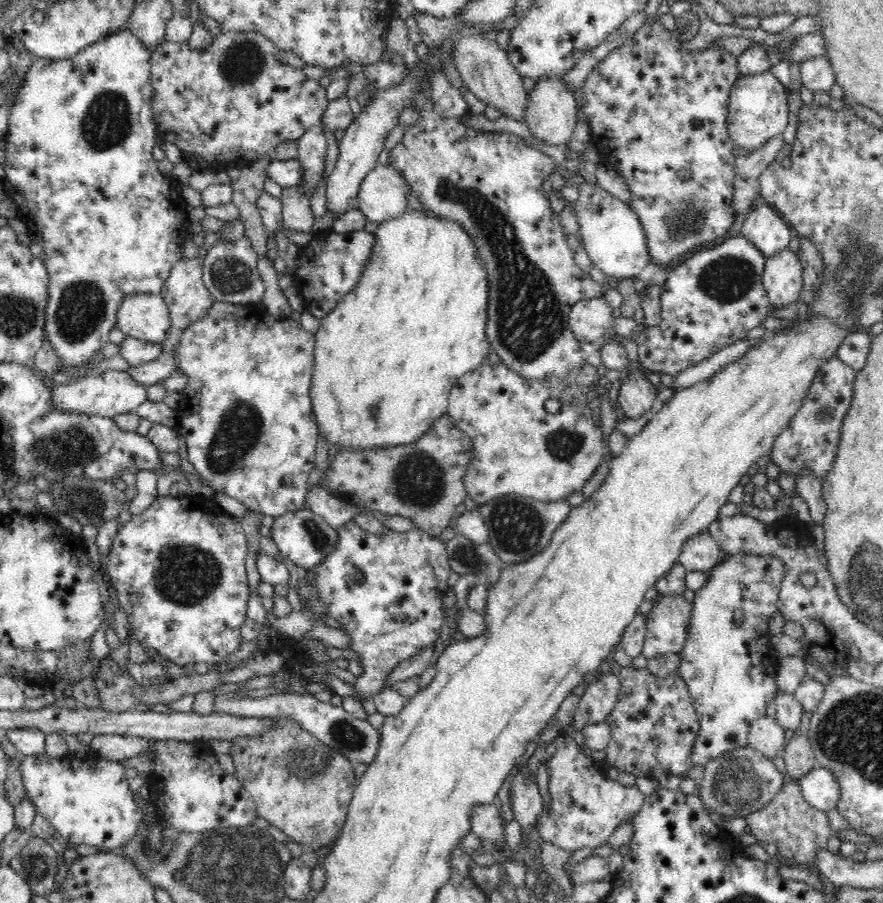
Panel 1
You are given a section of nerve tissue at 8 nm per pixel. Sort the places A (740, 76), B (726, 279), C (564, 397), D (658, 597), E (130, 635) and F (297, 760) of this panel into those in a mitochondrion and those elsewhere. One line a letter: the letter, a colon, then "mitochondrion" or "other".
A: other
B: mitochondrion
C: other
D: other
E: other
F: mitochondrion

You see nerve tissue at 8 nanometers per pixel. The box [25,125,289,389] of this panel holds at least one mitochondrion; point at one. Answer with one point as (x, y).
(82, 307)

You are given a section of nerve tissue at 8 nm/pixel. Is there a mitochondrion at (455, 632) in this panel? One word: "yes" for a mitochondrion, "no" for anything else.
no

